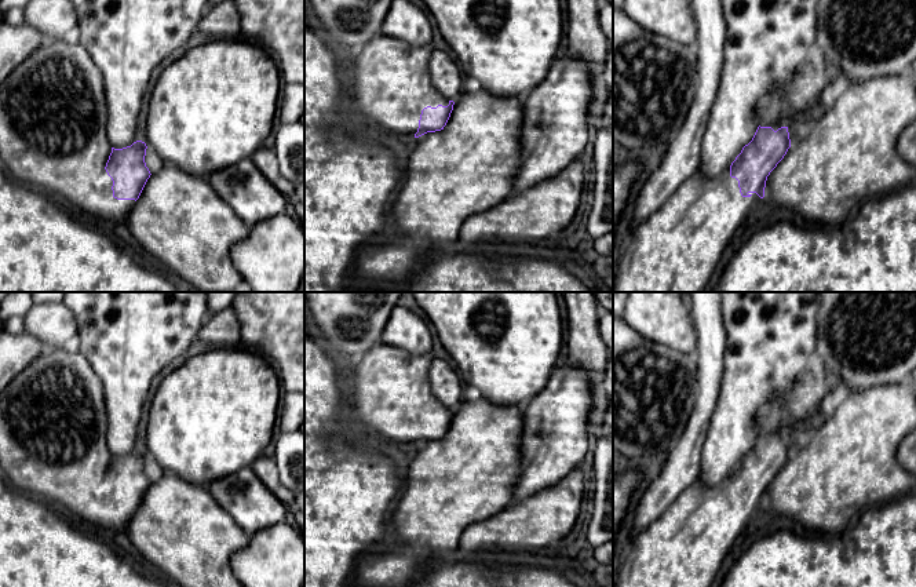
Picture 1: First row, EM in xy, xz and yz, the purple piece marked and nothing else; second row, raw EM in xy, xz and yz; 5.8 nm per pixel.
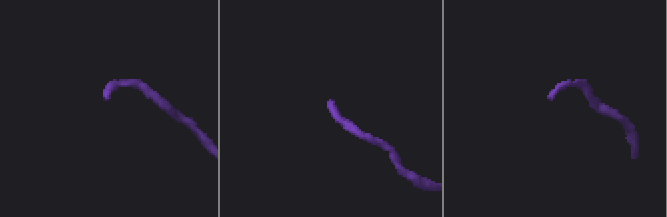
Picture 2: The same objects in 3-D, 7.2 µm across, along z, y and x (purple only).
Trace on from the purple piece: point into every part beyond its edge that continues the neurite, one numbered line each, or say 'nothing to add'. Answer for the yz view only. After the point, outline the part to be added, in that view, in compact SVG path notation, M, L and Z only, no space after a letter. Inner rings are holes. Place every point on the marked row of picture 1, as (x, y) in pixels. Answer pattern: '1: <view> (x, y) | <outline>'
1: yz (678, 247) | M730 167L715 178L694 172L658 211L634 230L621 255L613 292L702 292L726 244L759 208L762 198L756 193L748 194L741 196L738 181L730 176Z

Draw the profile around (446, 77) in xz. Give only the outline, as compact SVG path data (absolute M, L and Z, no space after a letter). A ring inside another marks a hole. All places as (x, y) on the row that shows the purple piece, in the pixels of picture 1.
M435 50L428 62L428 72L434 88L448 101L455 101L464 85L464 76L450 52Z

